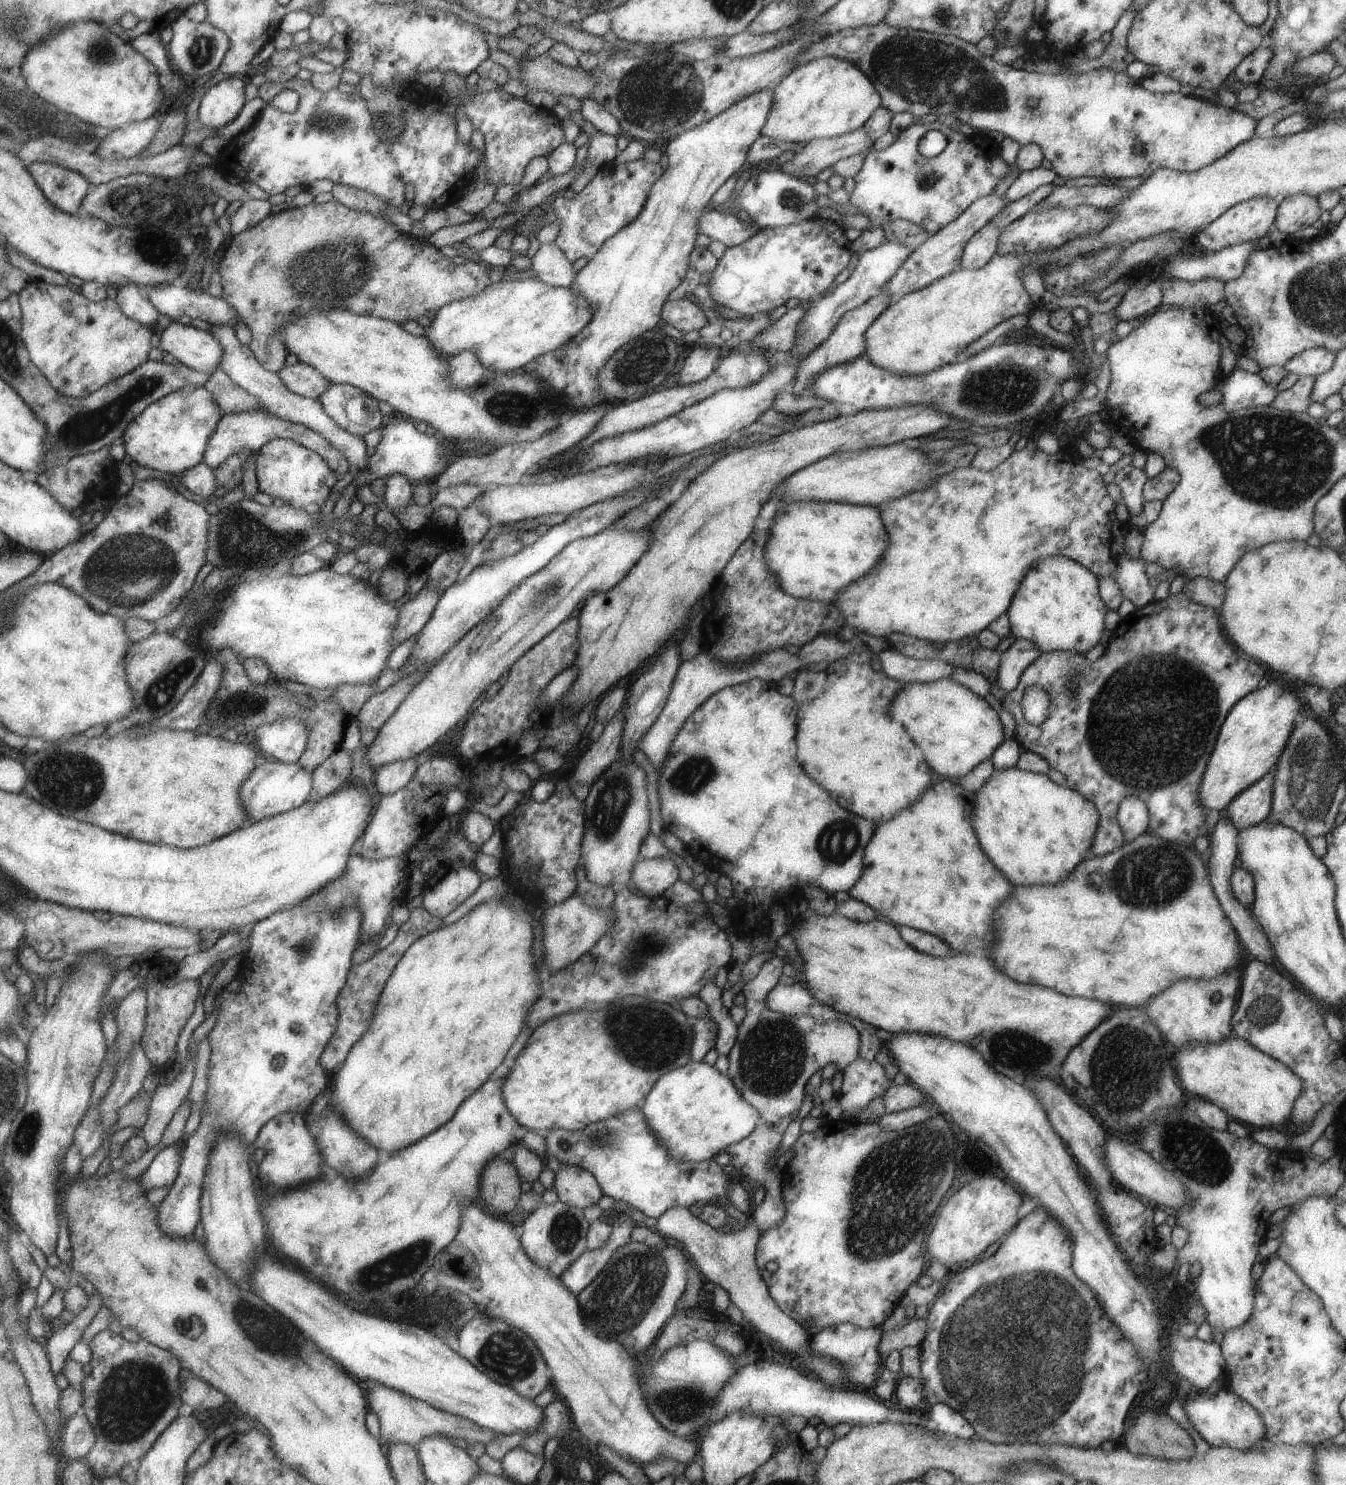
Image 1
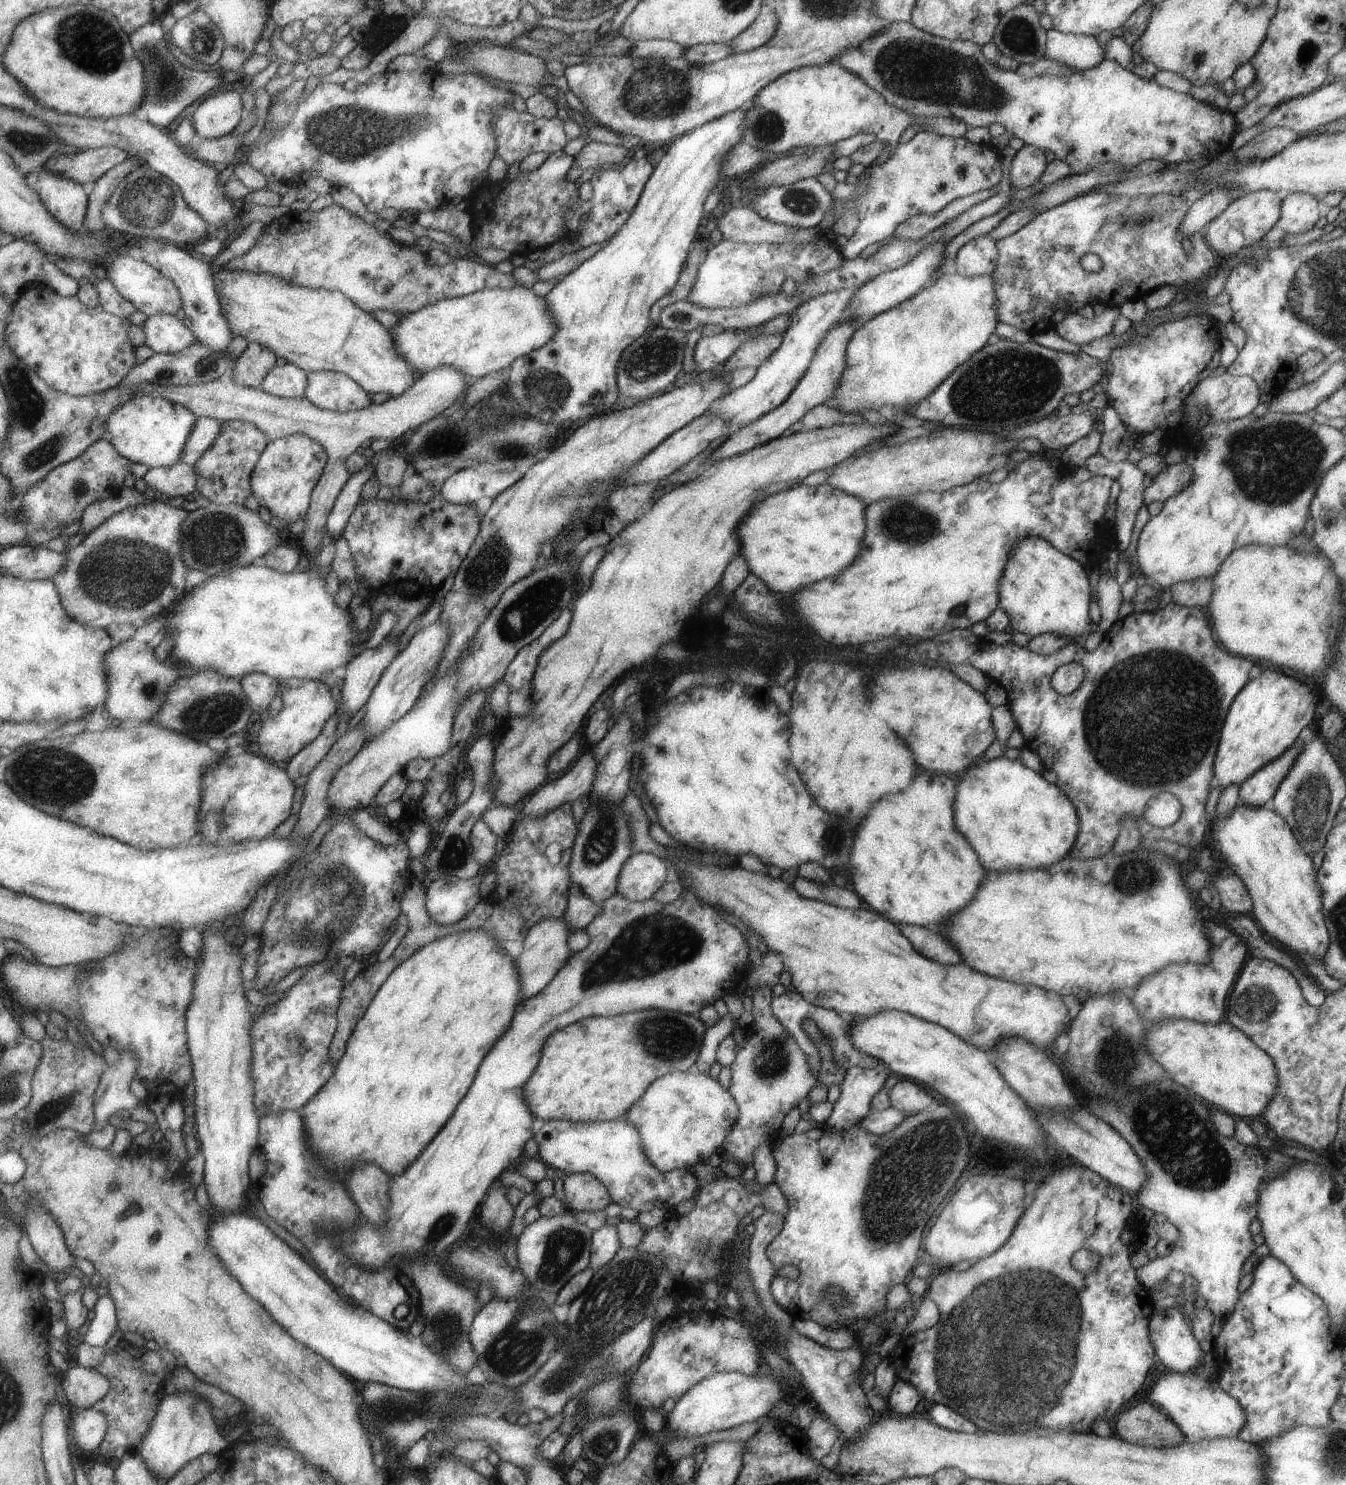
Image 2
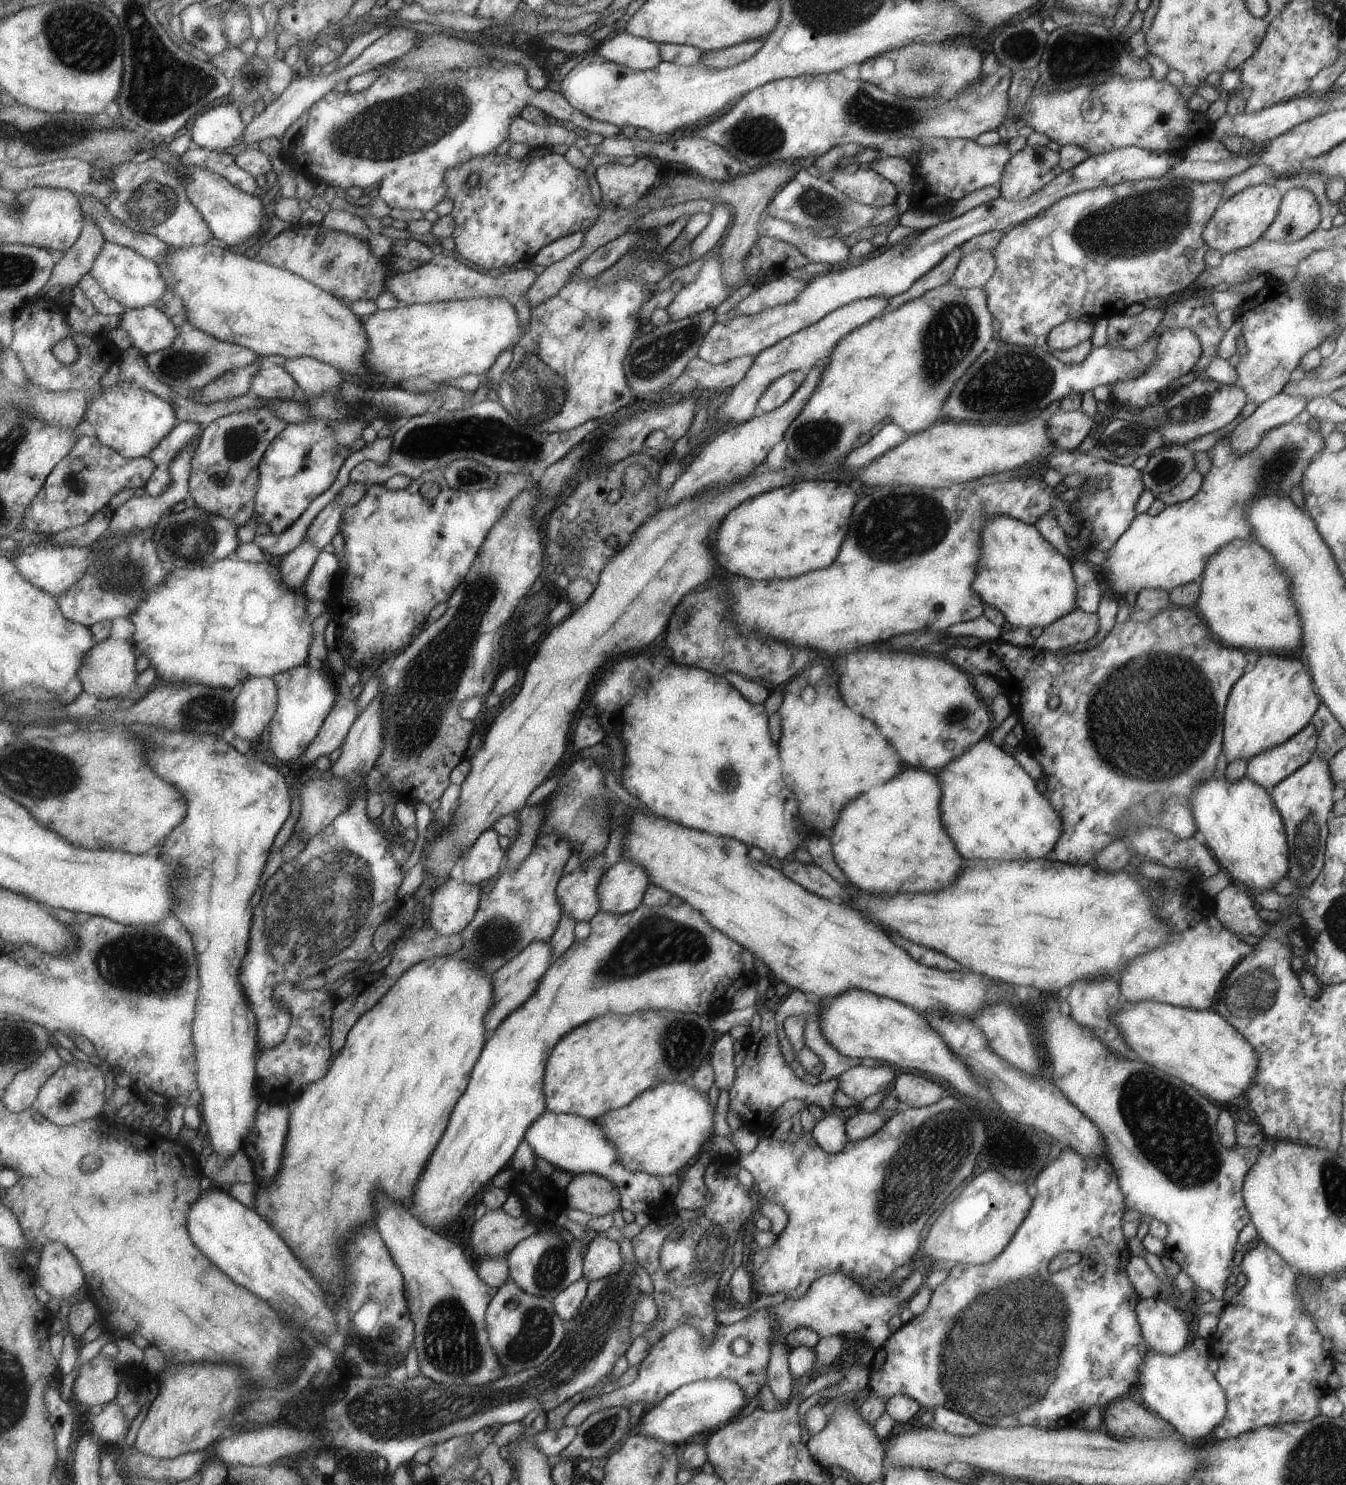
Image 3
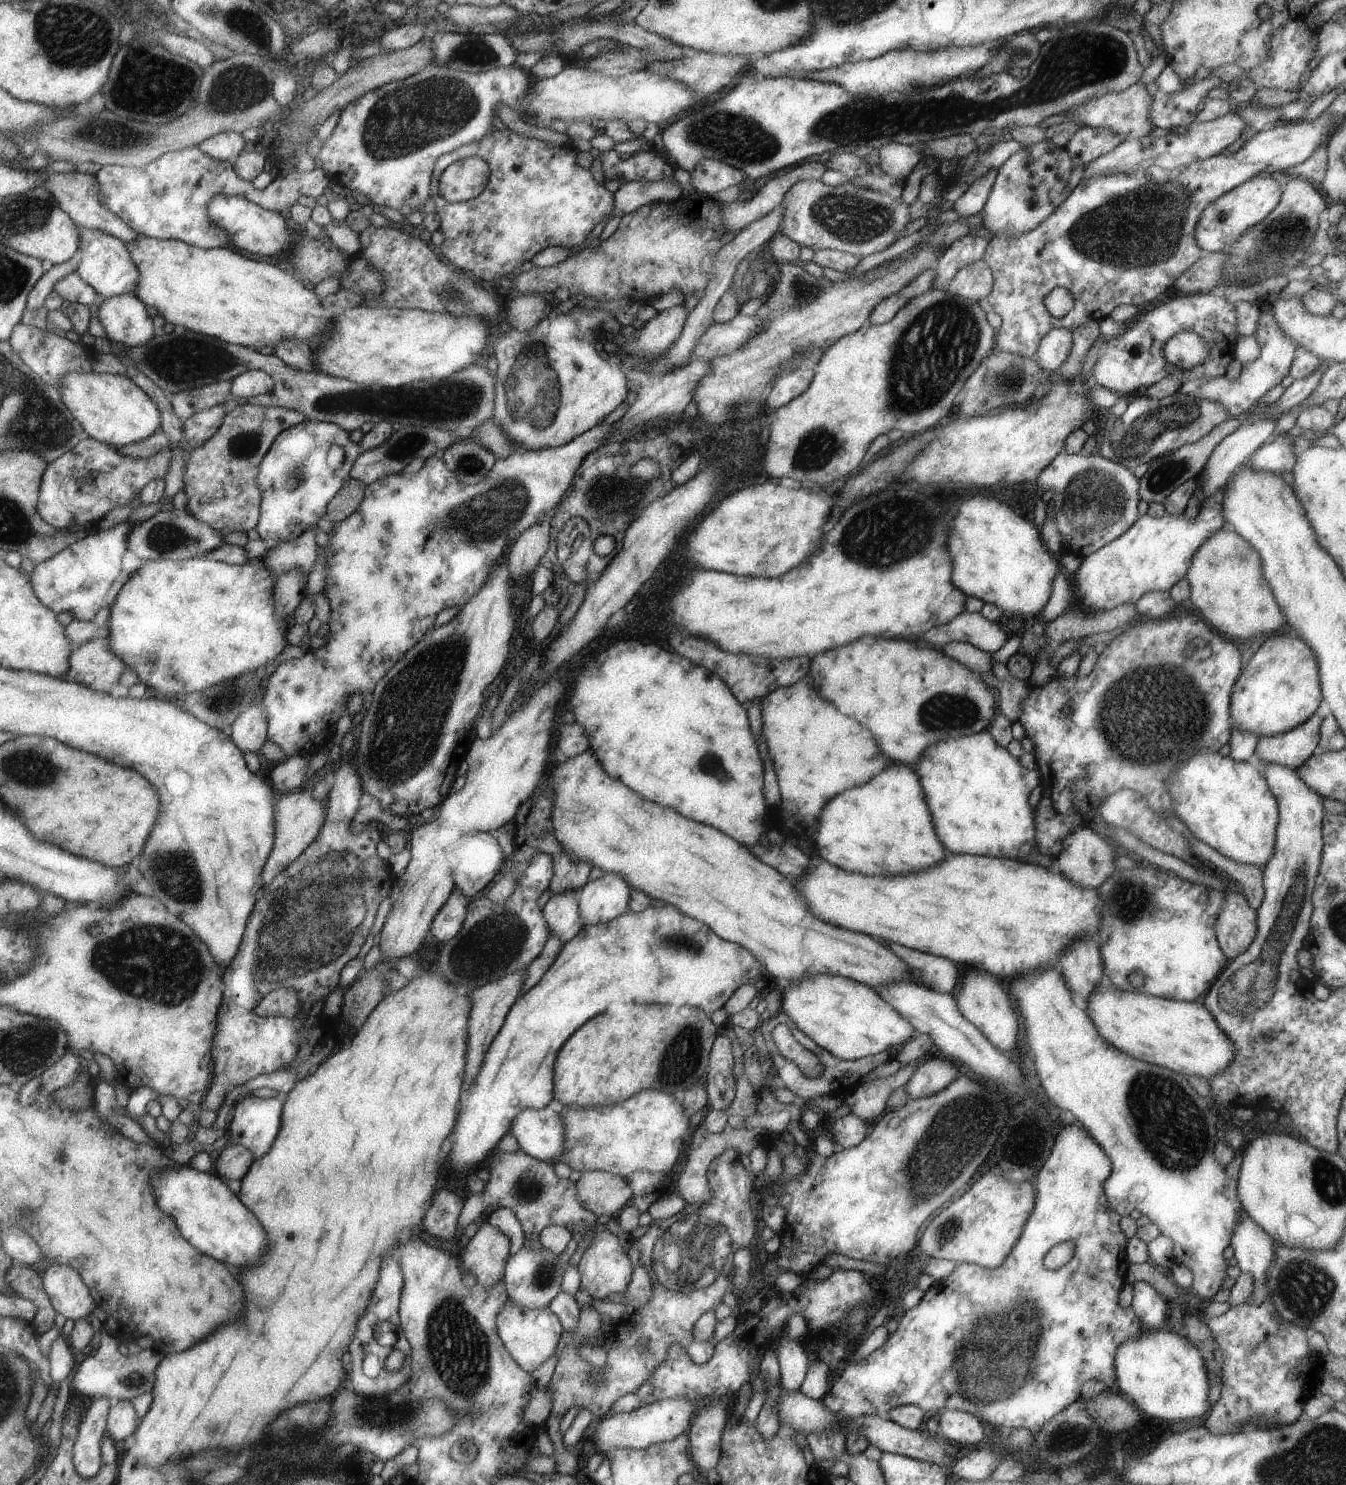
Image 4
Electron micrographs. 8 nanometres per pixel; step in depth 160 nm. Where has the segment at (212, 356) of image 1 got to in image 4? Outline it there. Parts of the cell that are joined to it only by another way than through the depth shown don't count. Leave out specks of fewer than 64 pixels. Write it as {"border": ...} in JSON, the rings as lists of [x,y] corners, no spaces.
{"border":[[[129,293],[110,296],[99,308],[99,321],[104,328],[105,337],[112,343],[123,347],[141,346],[152,339],[160,331],[155,329],[151,316],[147,316],[147,305],[135,294]]]}

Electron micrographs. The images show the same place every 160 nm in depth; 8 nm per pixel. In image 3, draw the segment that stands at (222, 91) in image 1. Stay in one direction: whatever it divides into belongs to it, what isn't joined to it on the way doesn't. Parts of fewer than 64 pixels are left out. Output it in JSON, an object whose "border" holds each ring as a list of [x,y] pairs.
{"border":[[[227,103],[203,113],[194,120],[190,135],[199,147],[235,152],[241,146],[244,135],[238,108],[233,103]]]}

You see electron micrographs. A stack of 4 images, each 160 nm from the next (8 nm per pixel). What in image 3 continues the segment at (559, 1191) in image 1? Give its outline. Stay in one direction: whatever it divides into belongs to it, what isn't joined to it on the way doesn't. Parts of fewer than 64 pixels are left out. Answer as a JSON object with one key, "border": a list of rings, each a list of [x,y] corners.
{"border":[[[598,1174],[574,1175],[562,1191],[566,1196],[567,1209],[581,1210],[593,1217],[602,1217],[620,1209],[620,1196],[617,1188],[604,1176]]]}

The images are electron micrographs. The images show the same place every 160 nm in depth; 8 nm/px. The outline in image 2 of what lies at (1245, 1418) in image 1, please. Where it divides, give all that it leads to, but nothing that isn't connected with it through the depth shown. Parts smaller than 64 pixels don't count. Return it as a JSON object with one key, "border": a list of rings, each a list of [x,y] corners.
{"border":[[[1161,1370],[1161,1378],[1149,1390],[1149,1400],[1177,1425],[1185,1440],[1195,1442],[1213,1437],[1236,1436],[1245,1422],[1243,1411],[1236,1400],[1219,1388],[1216,1380],[1205,1373]]]}

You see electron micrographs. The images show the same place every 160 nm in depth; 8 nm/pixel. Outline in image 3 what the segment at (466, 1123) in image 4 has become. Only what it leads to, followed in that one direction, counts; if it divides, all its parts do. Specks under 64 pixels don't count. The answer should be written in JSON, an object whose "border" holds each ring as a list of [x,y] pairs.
{"border":[[[679,904],[677,908],[673,906],[661,905],[658,907],[646,907],[639,905],[635,910],[625,914],[609,914],[603,911],[597,911],[589,919],[590,933],[584,939],[574,938],[572,943],[561,953],[561,956],[555,958],[549,963],[543,975],[538,980],[535,988],[526,996],[526,999],[517,1005],[502,1021],[499,1026],[489,1034],[486,1041],[483,1043],[482,1049],[478,1054],[477,1060],[473,1065],[470,1077],[463,1091],[463,1094],[457,1099],[453,1110],[448,1118],[445,1130],[442,1137],[439,1139],[437,1146],[433,1149],[433,1154],[429,1157],[425,1168],[422,1170],[419,1180],[416,1182],[416,1187],[413,1191],[411,1206],[419,1206],[425,1212],[425,1221],[423,1224],[433,1228],[435,1231],[441,1232],[445,1226],[450,1226],[451,1222],[455,1222],[457,1212],[463,1208],[463,1205],[469,1198],[484,1185],[491,1182],[495,1174],[501,1171],[505,1166],[505,1162],[512,1157],[516,1146],[523,1139],[523,1133],[529,1123],[535,1120],[543,1111],[546,1110],[544,1101],[544,1092],[542,1089],[543,1075],[546,1067],[547,1057],[550,1055],[551,1049],[557,1044],[557,1041],[565,1036],[570,1030],[573,1030],[577,1025],[583,1024],[588,1020],[600,1017],[605,1012],[619,1012],[619,1014],[633,1014],[639,1010],[651,1010],[651,1008],[669,1008],[669,1010],[679,1010],[679,1012],[693,1012],[699,1016],[709,1017],[710,1015],[719,1012],[727,1012],[730,1010],[731,997],[739,988],[749,985],[755,985],[758,976],[753,967],[754,956],[741,948],[739,944],[729,940],[727,936],[723,936],[721,932],[713,930],[699,912],[693,912],[693,908],[689,908],[689,904]]]}

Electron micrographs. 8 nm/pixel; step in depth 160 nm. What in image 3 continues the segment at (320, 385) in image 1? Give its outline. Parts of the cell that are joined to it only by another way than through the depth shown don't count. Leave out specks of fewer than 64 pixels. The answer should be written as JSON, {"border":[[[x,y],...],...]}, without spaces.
{"border":[[[265,365],[253,374],[248,394],[263,399],[293,398],[298,386],[281,365]]]}

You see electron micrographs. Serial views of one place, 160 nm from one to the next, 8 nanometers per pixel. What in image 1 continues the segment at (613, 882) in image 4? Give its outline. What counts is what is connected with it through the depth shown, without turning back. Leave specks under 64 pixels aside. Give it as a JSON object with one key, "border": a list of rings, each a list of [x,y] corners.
{"border":[[[667,857],[639,858],[631,867],[630,883],[643,896],[655,897],[679,879],[676,864]]]}

